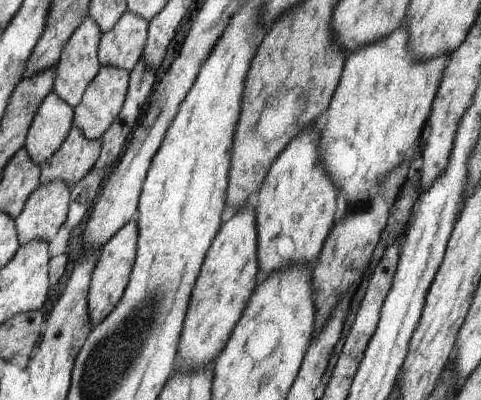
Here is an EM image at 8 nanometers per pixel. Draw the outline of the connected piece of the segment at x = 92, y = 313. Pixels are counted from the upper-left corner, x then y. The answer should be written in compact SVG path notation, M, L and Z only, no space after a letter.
M135 217L126 226L116 231L116 234L113 234L112 238L109 238L108 242L105 242L100 248L87 292L87 311L92 326L100 324L120 302L135 261L137 238L138 229Z

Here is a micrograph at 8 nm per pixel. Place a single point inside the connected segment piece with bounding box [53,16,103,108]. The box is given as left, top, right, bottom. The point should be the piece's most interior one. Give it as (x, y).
(78, 64)

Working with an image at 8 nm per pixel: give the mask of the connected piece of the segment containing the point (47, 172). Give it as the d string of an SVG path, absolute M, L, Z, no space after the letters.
M72 125L68 136L41 168L39 181L48 184L55 180L64 181L71 188L101 161L100 140L90 140L76 126Z

